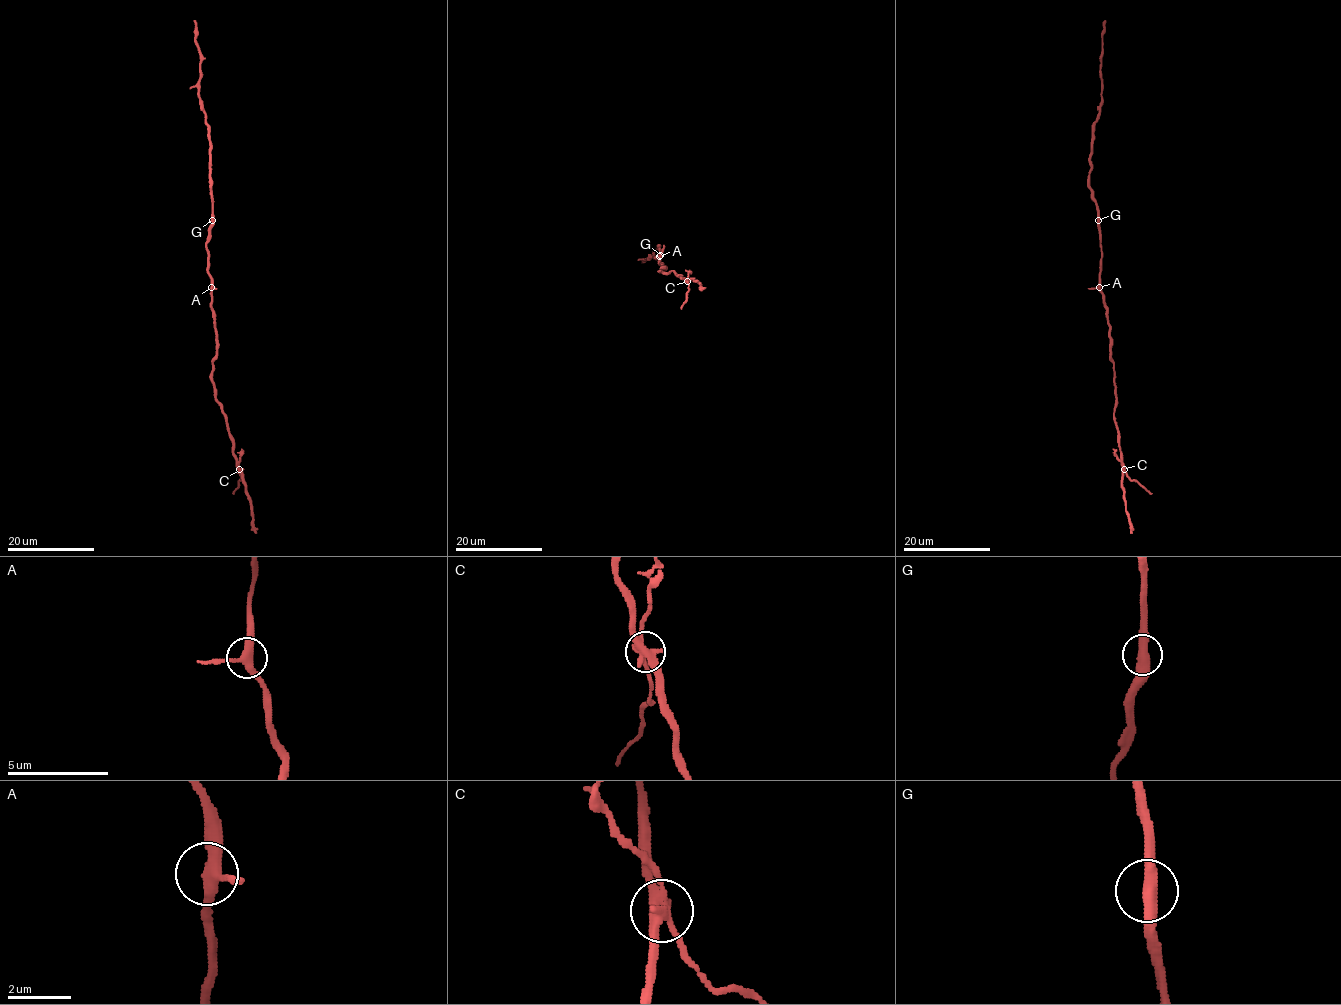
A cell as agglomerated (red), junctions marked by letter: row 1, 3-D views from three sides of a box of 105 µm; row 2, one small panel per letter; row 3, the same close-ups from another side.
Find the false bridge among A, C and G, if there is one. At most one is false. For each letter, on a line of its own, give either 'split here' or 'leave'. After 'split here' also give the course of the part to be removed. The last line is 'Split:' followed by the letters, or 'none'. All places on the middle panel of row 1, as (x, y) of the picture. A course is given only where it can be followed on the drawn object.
A: leave
C: split here; course (687, 281), (686, 301), (681, 308)
G: leave
Split: C

